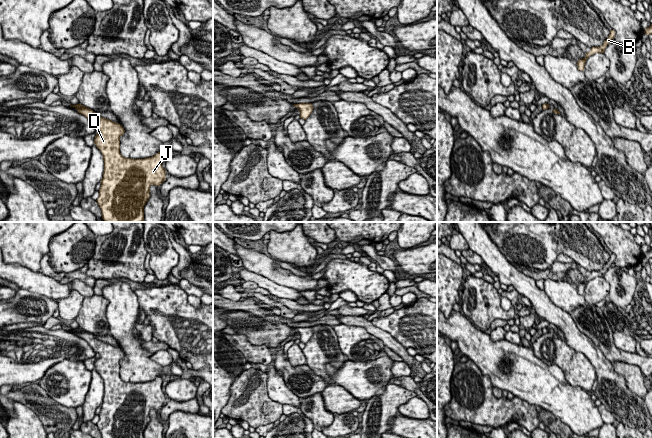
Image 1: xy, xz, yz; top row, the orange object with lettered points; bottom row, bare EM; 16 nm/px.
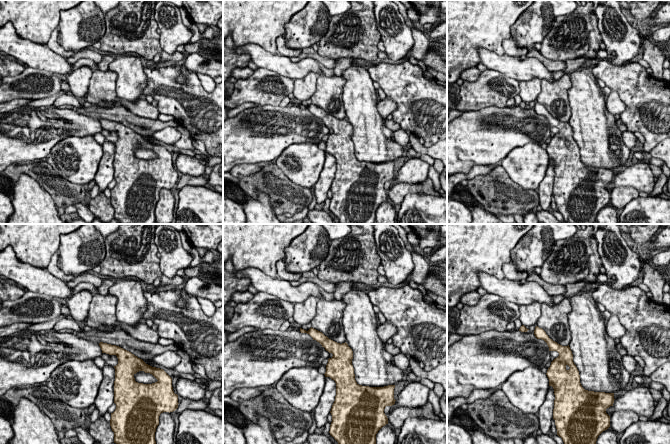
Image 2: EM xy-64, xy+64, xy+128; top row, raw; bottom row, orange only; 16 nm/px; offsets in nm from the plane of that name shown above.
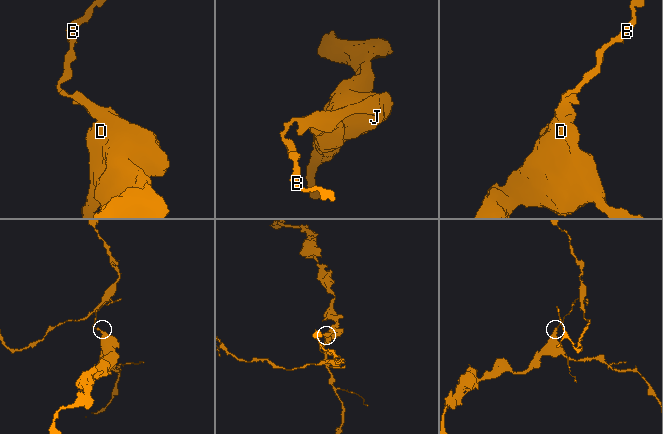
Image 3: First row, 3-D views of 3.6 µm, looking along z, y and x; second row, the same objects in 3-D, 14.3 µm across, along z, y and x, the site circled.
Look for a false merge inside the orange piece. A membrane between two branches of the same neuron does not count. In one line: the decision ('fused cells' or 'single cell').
fused cells

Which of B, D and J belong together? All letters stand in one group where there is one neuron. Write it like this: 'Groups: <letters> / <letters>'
Groups: B / D J

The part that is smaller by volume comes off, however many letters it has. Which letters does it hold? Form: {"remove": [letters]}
{"remove": ["B"]}

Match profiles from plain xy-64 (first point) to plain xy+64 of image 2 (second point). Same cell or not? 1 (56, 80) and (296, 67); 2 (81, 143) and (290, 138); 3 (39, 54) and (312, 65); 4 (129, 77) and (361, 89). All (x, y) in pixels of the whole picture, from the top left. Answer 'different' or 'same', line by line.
1: different
2: different
3: same
4: same

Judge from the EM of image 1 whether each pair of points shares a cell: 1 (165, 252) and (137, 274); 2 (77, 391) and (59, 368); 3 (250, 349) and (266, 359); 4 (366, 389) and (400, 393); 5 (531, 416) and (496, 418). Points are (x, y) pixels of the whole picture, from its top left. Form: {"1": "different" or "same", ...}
{"1": "different", "2": "same", "3": "same", "4": "different", "5": "same"}

